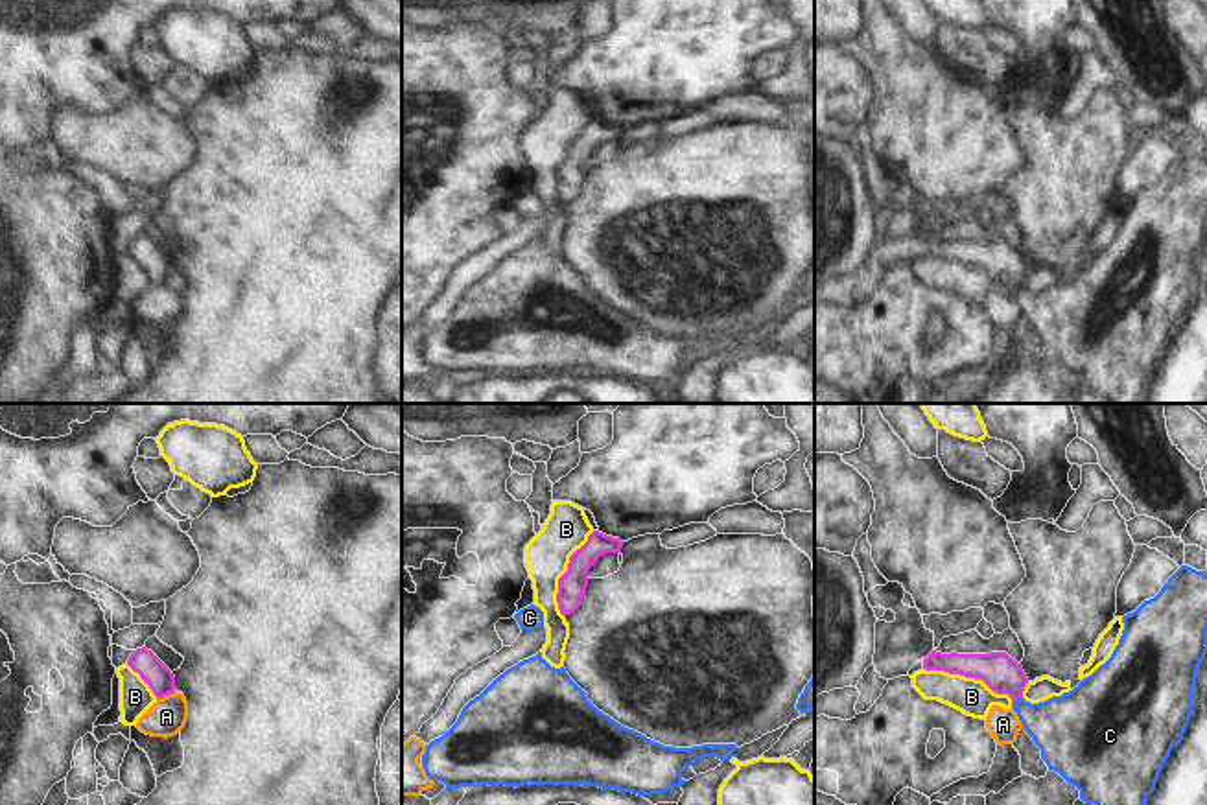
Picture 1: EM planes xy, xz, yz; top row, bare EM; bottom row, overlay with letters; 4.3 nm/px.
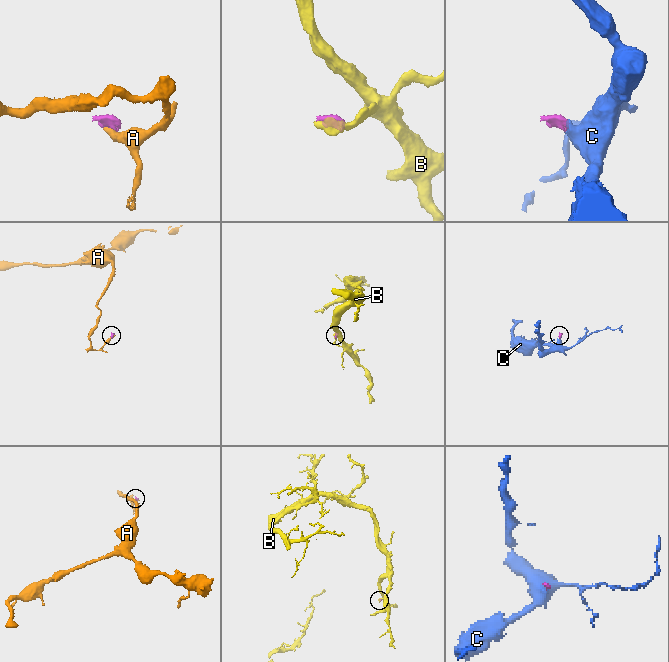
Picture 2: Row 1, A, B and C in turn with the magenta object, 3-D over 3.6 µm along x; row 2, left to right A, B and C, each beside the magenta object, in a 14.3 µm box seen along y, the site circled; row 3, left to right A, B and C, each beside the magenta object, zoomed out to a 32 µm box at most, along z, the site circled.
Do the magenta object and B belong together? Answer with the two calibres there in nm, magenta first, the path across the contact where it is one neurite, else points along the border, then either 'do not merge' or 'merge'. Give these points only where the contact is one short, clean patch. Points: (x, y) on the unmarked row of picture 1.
160 nm thick on the magenta side, 160 nm on the other; do not merge

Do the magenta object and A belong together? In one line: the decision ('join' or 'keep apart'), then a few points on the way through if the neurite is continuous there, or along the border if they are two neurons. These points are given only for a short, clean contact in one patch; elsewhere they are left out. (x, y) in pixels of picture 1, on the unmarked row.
keep apart | along xy (175, 279), (157, 288)

